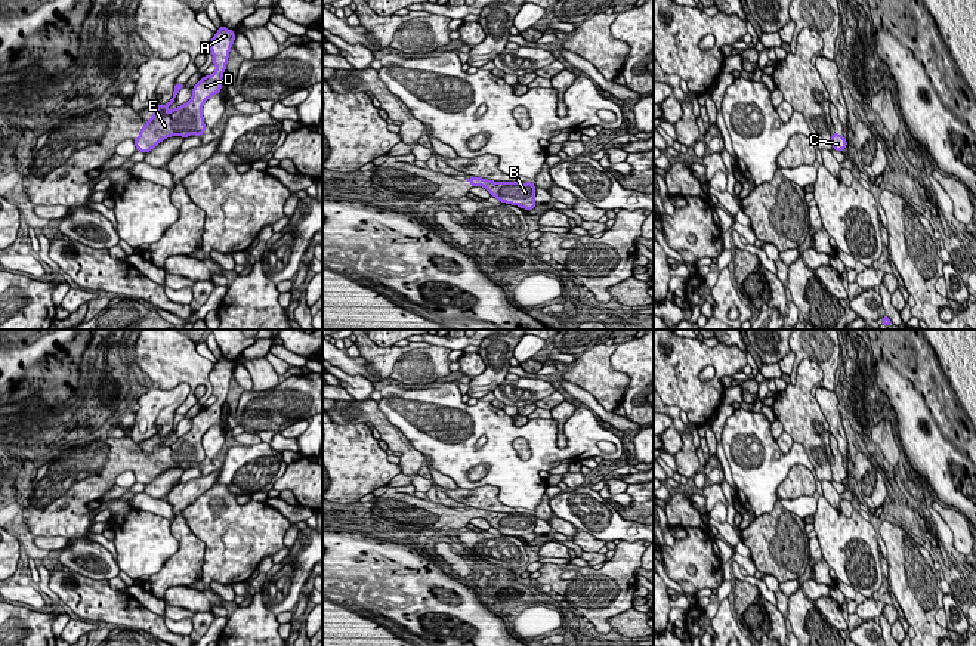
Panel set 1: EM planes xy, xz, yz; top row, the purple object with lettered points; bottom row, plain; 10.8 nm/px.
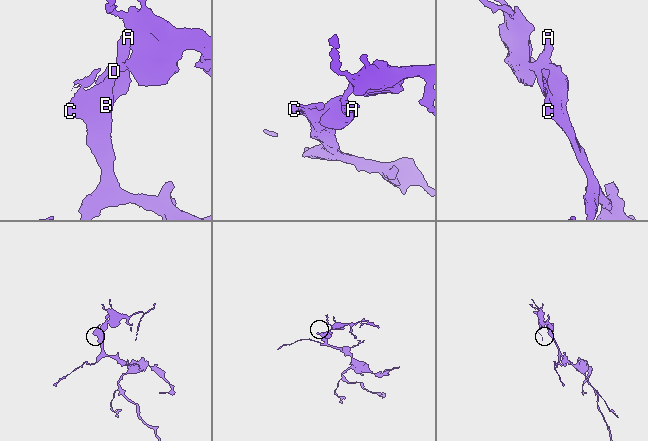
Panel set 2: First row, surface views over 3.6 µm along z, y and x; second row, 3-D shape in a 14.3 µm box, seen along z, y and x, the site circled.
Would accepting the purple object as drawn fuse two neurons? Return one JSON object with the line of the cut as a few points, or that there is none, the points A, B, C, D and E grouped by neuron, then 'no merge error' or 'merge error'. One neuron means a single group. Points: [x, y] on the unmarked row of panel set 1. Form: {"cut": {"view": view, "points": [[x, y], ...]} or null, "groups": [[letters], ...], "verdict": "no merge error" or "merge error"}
{"cut": null, "groups": [["A", "B", "C", "D", "E"]], "verdict": "no merge error"}

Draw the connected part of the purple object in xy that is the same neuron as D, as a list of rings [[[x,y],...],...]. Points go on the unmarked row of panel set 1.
[[[220,356],[217,364],[210,373],[210,383],[213,386],[213,396],[216,402],[210,407],[204,407],[194,418],[191,430],[173,439],[170,443],[167,439],[174,435],[182,414],[174,415],[173,429],[166,435],[155,435],[157,442],[152,445],[146,455],[140,460],[139,467],[133,472],[139,483],[149,483],[160,473],[172,467],[182,467],[183,470],[195,466],[201,467],[206,463],[203,436],[207,430],[222,421],[223,404],[226,401],[231,378],[235,371],[234,361],[228,361]]]

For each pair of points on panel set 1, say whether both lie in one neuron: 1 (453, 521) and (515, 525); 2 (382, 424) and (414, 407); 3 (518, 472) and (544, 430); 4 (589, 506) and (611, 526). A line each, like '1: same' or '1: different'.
1: same
2: different
3: same
4: same

